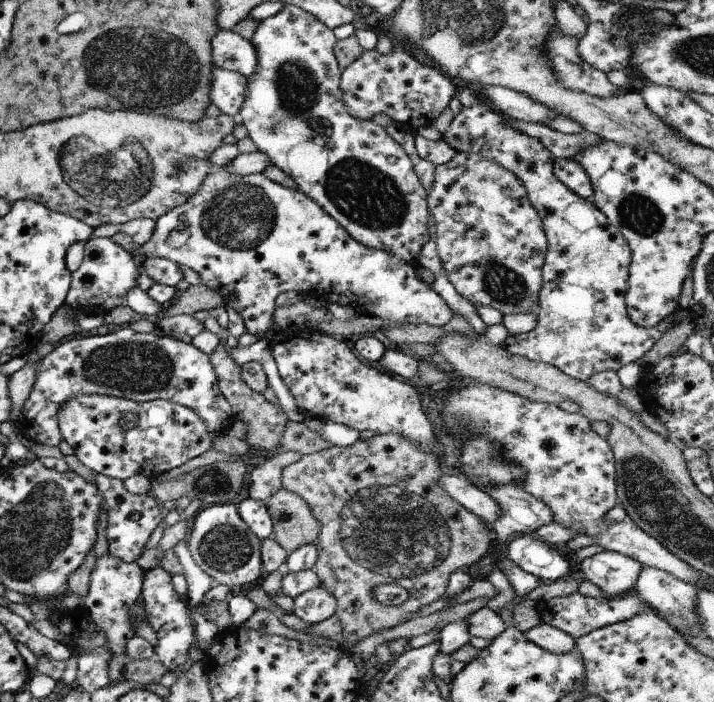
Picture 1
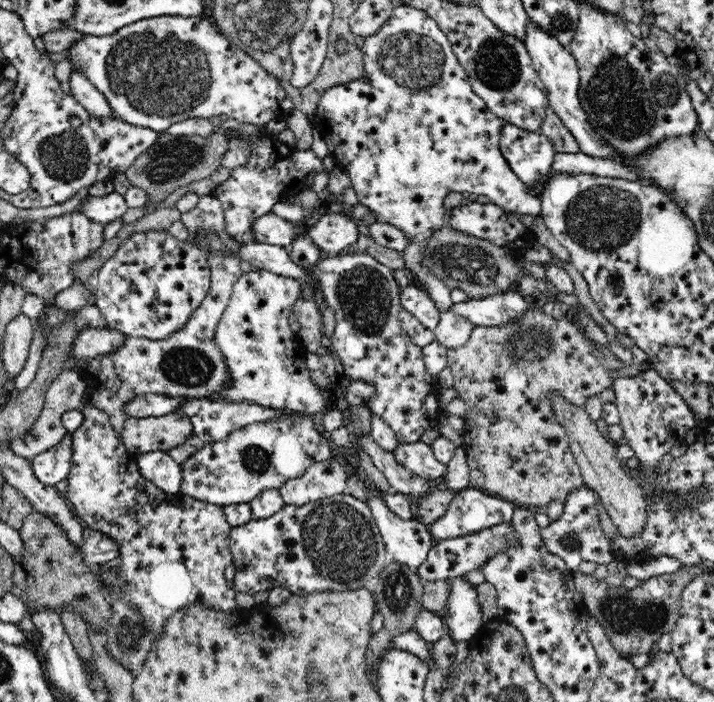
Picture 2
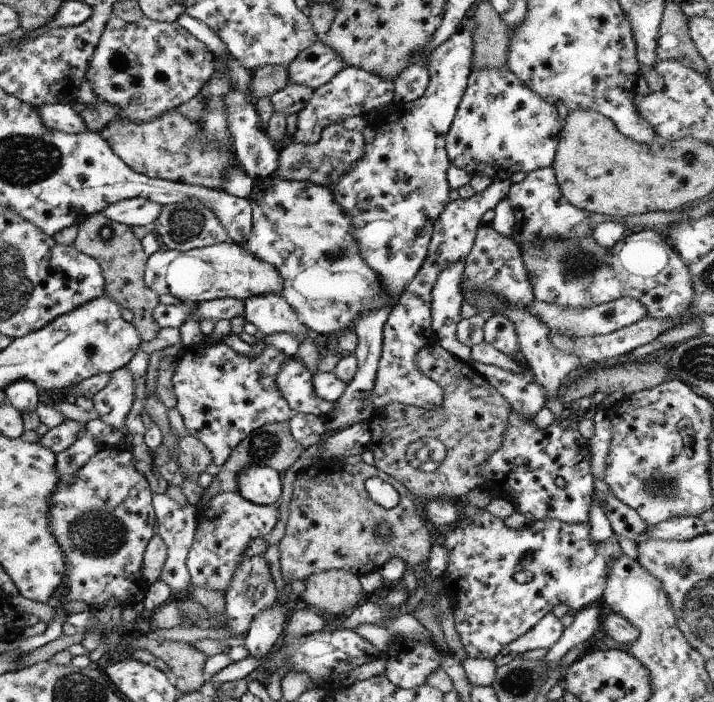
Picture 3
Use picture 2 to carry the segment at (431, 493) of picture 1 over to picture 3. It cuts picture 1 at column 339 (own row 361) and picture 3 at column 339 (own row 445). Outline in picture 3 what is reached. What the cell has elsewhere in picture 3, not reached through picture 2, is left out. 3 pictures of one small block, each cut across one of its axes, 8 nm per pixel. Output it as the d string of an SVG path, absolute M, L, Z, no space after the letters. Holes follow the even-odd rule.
M434 341L417 350L415 366L423 376L435 381L443 390L443 398L437 408L423 410L411 405L387 402L383 408L375 409L366 423L370 434L367 449L372 452L372 465L367 465L362 460L354 465L325 460L312 463L296 472L296 478L292 482L293 490L285 531L276 544L279 550L279 574L286 582L305 580L311 574L325 572L327 569L344 570L360 577L369 572L379 571L389 558L401 559L411 567L412 572L413 566L427 566L425 562L429 558L429 549L435 539L435 533L432 526L423 519L422 509L419 508L420 501L437 500L437 498L454 498L460 501L465 498L469 490L481 486L483 476L479 474L479 466L485 462L487 456L491 456L501 446L503 432L509 422L509 404L479 372L475 372L475 368L467 364L464 356L440 347ZM419 438L434 438L444 446L445 456L439 462L437 470L433 472L415 470L407 464L405 458L407 446ZM374 476L390 484L398 494L398 502L392 508L385 509L373 503L367 495L364 482ZM381 522L389 526L391 531L389 540L381 540L375 532L377 524Z

